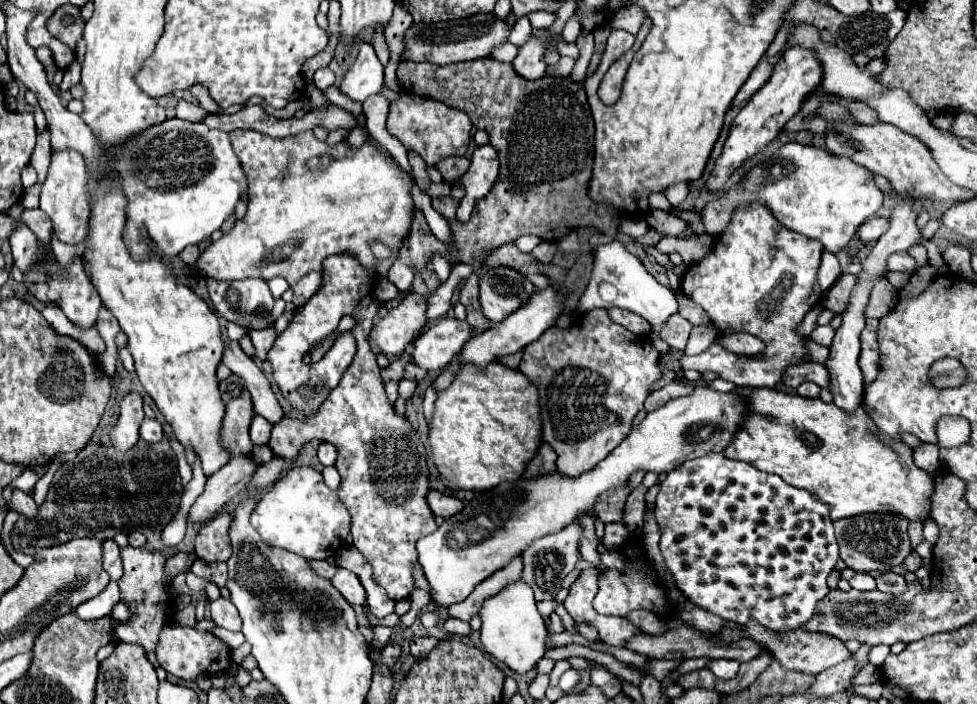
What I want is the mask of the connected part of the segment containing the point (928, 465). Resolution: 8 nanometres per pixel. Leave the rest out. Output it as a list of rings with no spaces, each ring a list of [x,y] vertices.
[[[923,444],[923,446],[919,446],[919,448],[915,448],[913,450],[913,460],[915,460],[915,464],[921,468],[921,470],[925,470],[927,474],[935,474],[937,472],[937,468],[939,468],[939,460],[937,460],[937,446],[933,446],[933,444]]]

